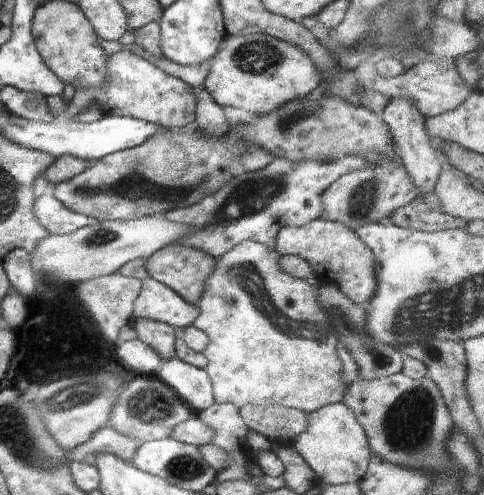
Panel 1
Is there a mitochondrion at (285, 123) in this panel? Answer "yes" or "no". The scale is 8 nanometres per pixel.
yes

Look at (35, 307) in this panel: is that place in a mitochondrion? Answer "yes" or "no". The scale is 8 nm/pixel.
no

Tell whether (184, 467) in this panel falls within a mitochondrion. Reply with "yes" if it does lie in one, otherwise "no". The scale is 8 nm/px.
yes

